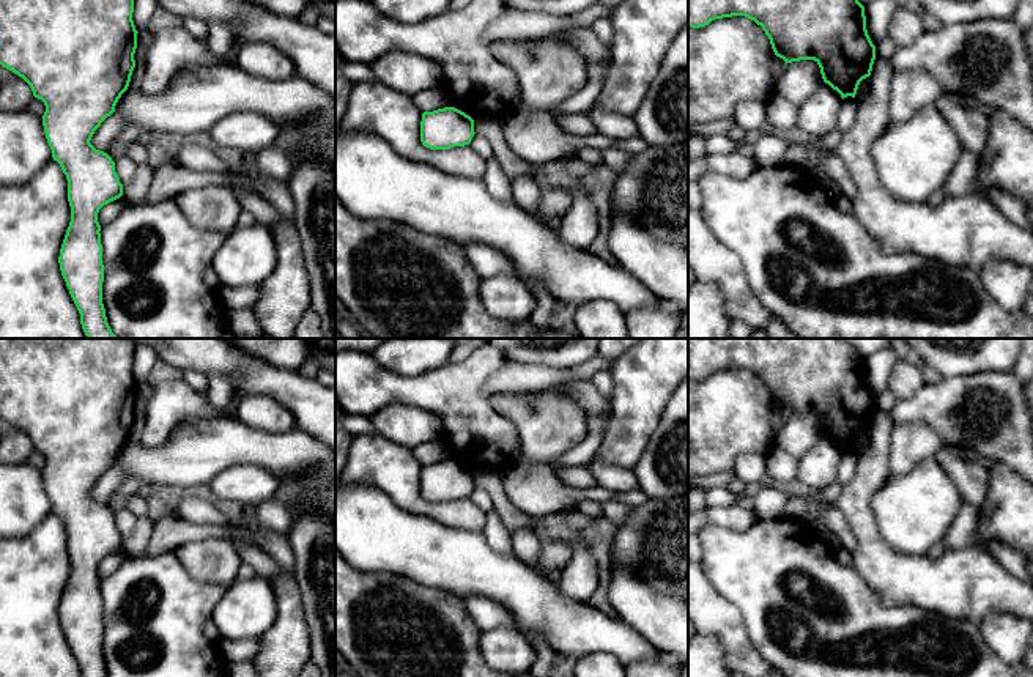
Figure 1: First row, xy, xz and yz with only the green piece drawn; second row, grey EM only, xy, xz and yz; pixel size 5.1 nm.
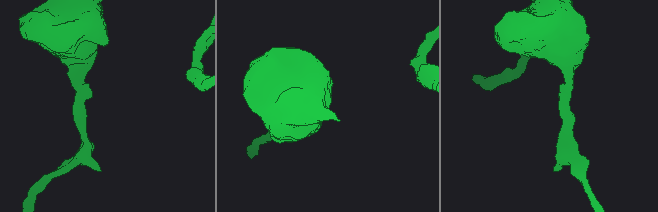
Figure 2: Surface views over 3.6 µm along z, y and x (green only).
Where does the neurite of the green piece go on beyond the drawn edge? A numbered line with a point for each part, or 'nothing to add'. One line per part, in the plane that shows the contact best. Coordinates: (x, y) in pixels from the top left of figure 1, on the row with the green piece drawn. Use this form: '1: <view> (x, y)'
nothing to add

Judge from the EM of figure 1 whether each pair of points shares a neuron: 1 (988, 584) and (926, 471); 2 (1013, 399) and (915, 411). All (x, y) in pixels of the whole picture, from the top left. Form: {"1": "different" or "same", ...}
{"1": "different", "2": "same"}

